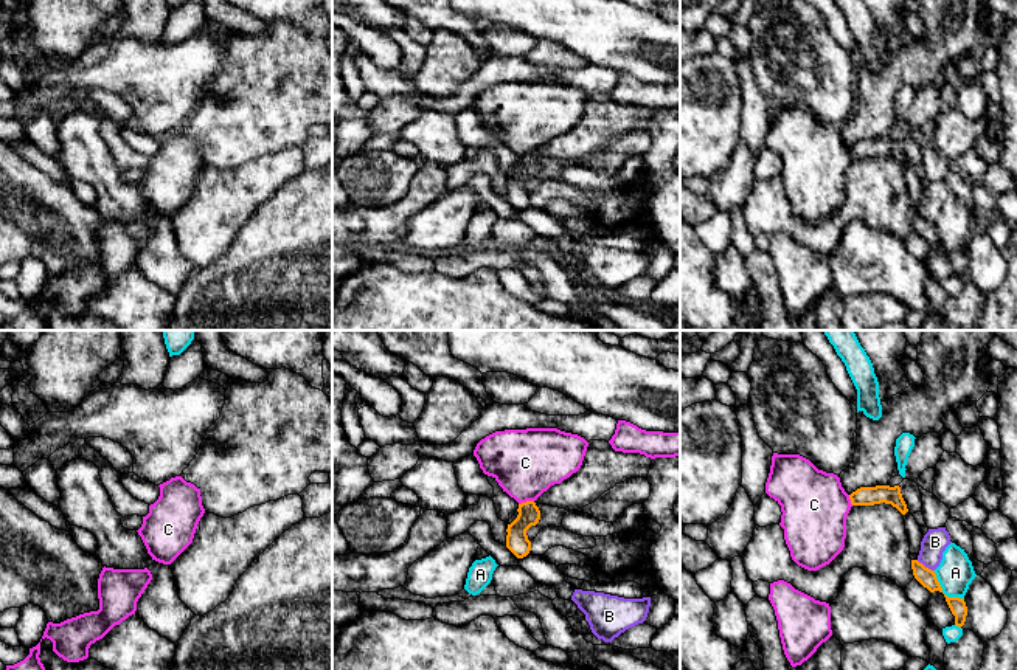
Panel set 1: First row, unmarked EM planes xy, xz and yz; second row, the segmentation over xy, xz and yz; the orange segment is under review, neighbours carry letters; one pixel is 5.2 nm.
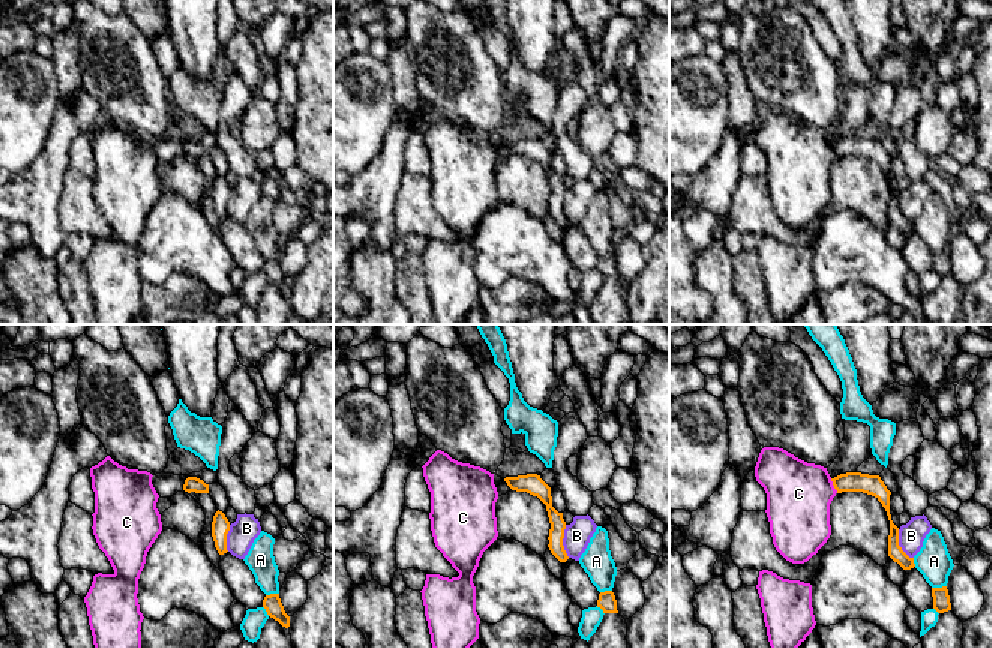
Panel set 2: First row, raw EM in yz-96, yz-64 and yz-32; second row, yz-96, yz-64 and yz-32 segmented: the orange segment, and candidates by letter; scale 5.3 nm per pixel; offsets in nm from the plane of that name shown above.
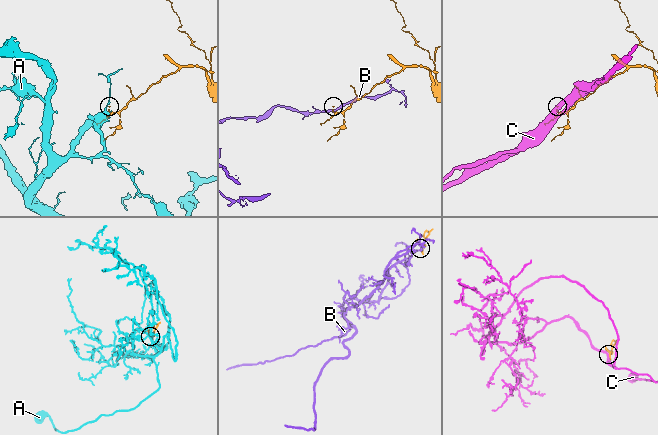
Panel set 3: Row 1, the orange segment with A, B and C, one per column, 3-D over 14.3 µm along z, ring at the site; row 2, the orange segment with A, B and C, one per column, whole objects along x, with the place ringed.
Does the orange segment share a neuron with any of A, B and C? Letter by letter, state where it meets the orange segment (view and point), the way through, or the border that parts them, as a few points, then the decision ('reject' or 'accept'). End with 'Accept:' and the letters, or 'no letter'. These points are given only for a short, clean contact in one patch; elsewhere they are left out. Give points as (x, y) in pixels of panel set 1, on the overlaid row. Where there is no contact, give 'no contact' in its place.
A: contact yz (941, 591); reject
B: contact yz (924, 566); reject
C: contact xz (527, 501); border xz (533, 500), (519, 504); reject
Accept: no letter

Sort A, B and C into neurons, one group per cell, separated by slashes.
A / B / C

